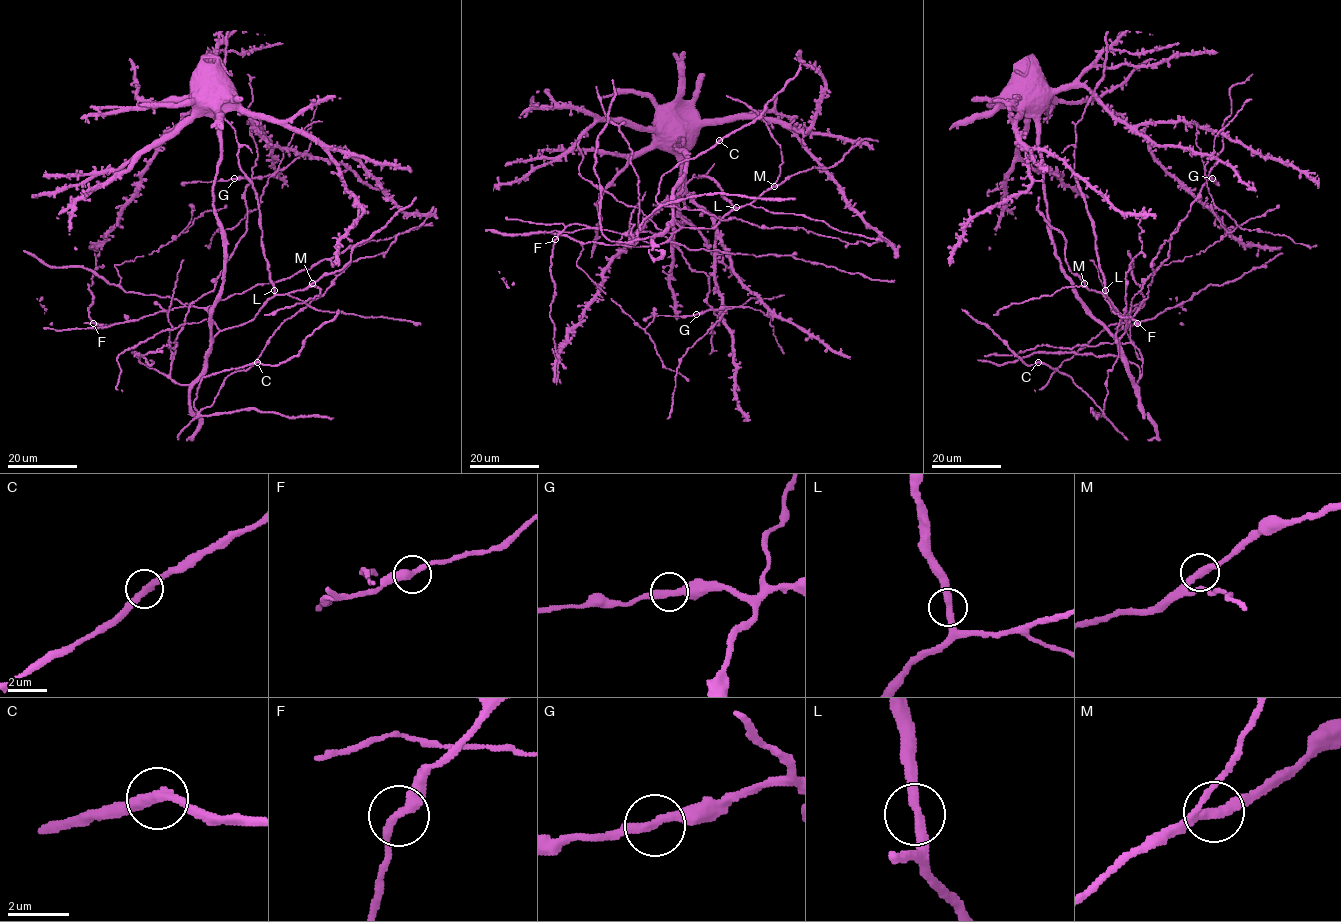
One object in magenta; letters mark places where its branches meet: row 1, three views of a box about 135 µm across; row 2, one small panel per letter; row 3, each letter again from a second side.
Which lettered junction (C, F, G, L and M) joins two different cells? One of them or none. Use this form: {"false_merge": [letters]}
{"false_merge": []}

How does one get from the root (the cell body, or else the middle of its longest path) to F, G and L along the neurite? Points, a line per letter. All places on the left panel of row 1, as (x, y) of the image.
F: (207, 69), (199, 99), (220, 142), (213, 202), (224, 243), (212, 339), (219, 331), (193, 306), (93, 323)
G: (207, 69), (199, 65), (270, 145), (307, 155), (263, 177), (234, 178)
L: (207, 69), (199, 65), (222, 87), (238, 164), (258, 201), (274, 290)

